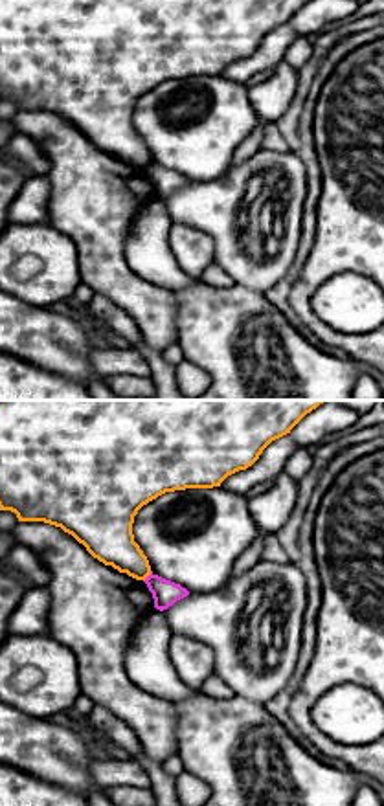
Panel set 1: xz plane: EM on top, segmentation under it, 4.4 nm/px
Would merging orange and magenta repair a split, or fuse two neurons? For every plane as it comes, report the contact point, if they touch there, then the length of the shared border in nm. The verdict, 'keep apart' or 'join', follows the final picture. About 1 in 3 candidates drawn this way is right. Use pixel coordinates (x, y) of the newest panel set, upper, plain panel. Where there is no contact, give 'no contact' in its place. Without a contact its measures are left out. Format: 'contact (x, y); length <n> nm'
contact (147, 164); length 60 nm

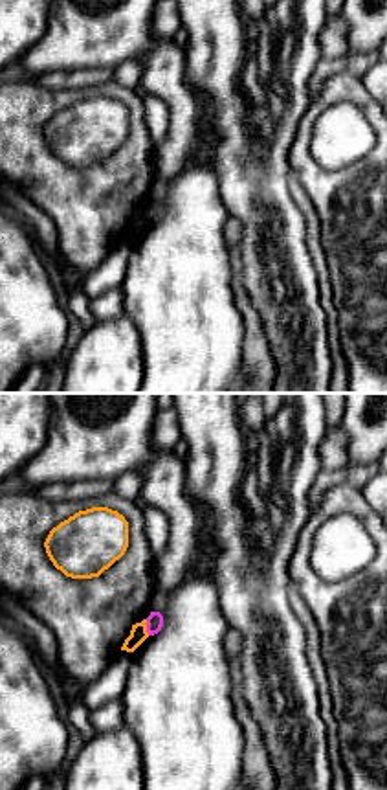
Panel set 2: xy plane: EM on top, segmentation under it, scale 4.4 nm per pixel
contact (145, 215); length 70 nm

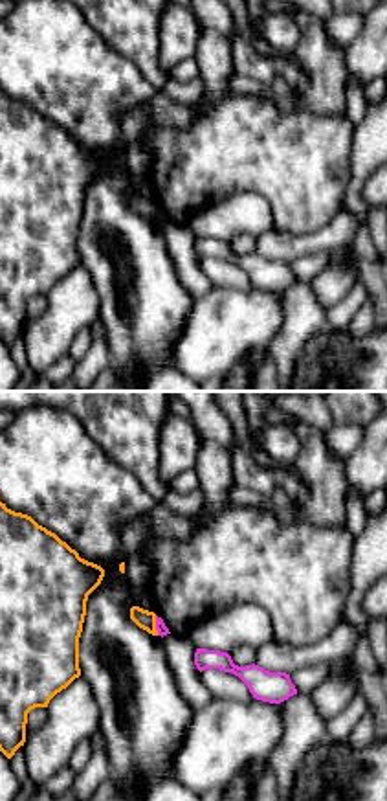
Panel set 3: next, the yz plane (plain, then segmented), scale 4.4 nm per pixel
contact (154, 214); length 90 nm

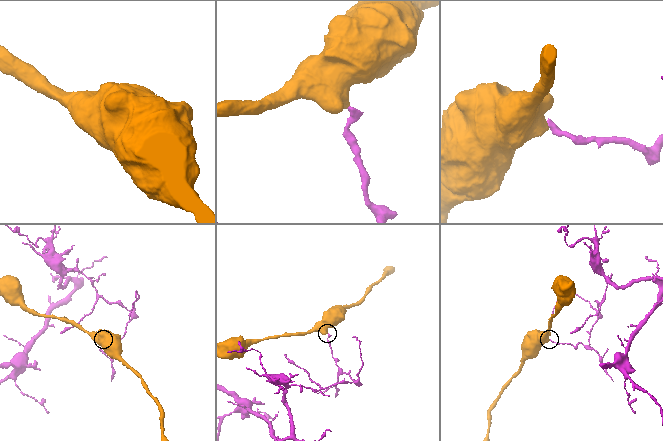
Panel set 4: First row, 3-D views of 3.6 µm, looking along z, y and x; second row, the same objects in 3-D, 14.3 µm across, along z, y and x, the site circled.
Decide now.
keep apart

